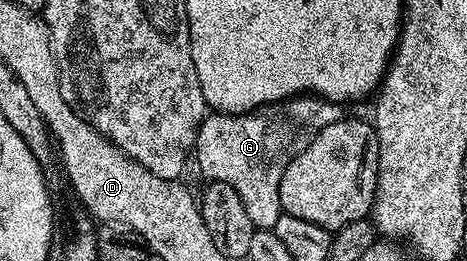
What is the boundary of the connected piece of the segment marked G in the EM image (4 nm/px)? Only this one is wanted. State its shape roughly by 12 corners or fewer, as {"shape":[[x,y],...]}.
{"shape":[[298,95],[272,111],[210,112],[205,179],[235,187],[254,229],[283,212],[283,171],[338,102]]}

